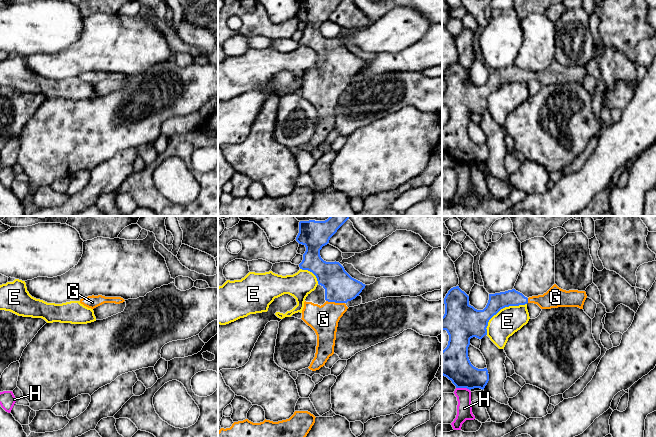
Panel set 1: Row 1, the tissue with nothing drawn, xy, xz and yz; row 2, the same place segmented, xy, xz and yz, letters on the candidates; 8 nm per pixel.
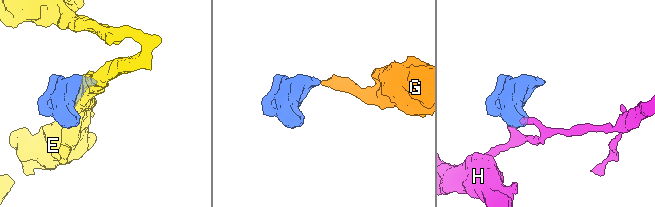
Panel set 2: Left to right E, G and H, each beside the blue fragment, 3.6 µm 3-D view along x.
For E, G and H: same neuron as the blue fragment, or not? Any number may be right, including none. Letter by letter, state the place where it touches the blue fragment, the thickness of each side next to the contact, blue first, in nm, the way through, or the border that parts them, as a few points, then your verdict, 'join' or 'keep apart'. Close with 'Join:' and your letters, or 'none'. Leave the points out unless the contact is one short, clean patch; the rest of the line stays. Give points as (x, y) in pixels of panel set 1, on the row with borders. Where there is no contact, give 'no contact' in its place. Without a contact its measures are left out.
E: meets blue in yz at (500, 309); 220 nm thick on the blue side, 220 nm on the other; keep apart
G: meets blue in xz at (335, 302); 240 nm thick on the blue side, 220 nm on the other; runs through xz (340, 287), (335, 302), (334, 308), (323, 319); join
H: meets blue in yz at (463, 387); 260 nm thick on the blue side, 130 nm on the other; border along yz (456, 387), (466, 387), (469, 390); keep apart
Join: G

